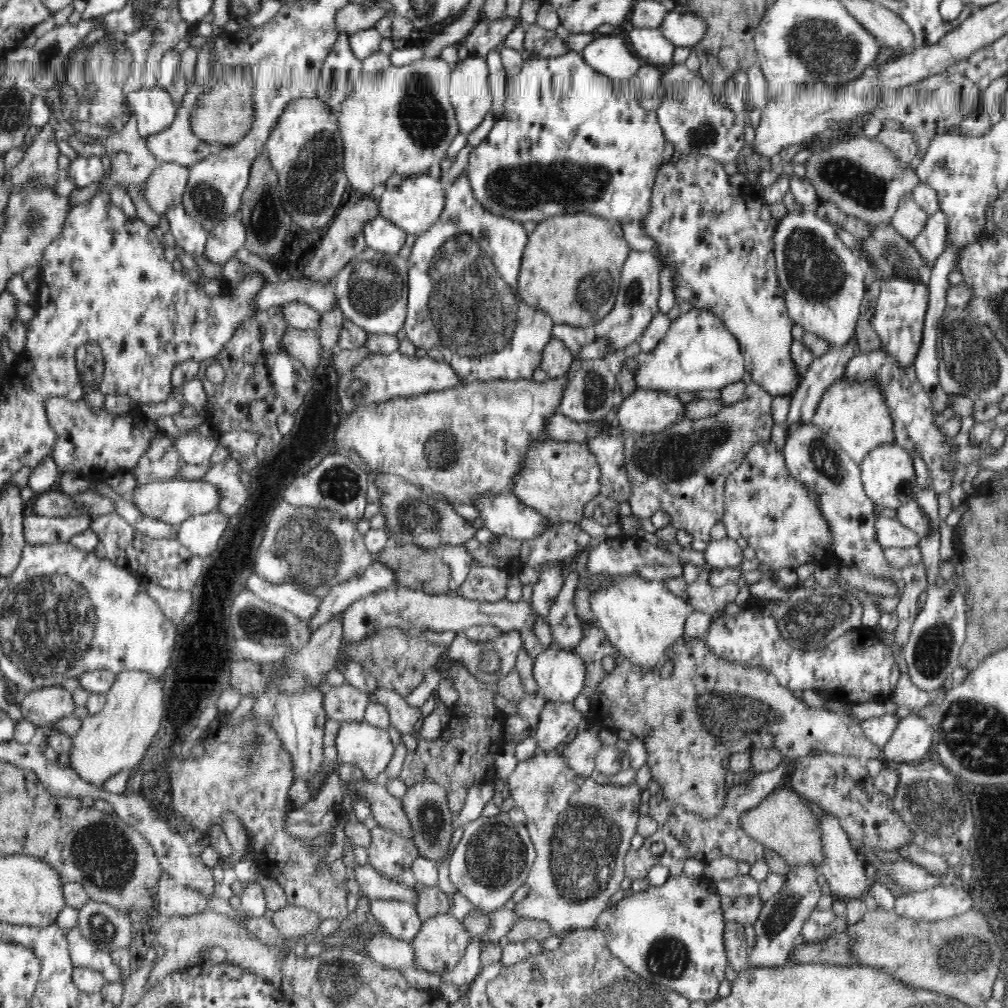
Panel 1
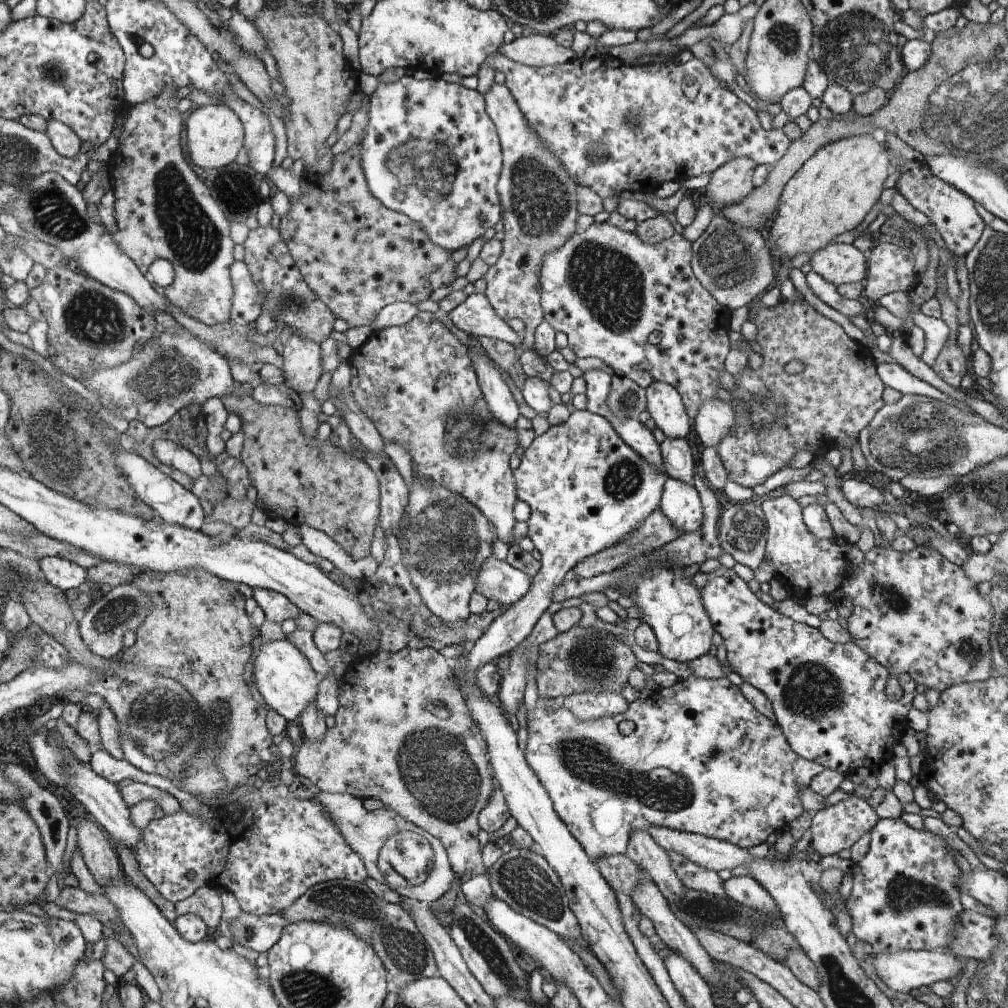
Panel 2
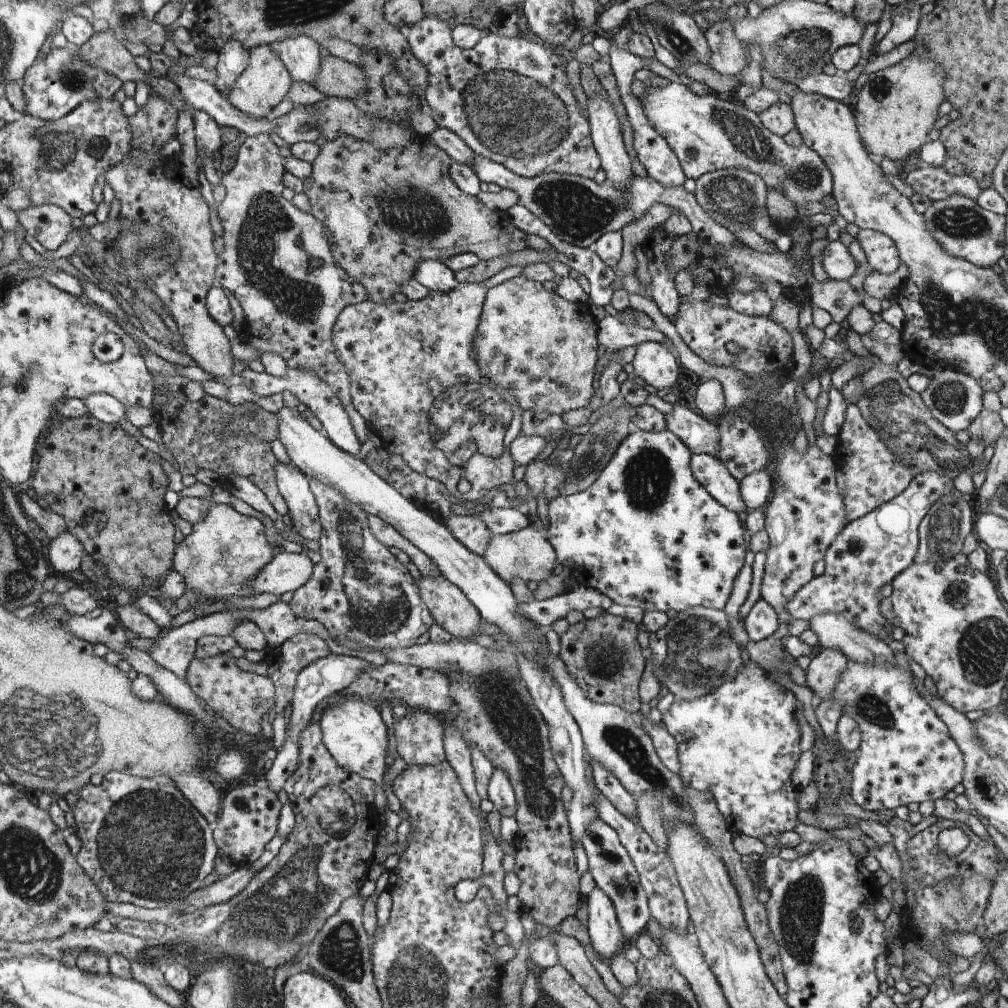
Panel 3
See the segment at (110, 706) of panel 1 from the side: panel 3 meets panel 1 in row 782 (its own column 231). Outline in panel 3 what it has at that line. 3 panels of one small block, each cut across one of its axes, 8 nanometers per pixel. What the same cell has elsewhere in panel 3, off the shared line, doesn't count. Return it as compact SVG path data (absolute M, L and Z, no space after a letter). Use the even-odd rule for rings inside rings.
M258 45L258 48L249 50L248 64L238 76L229 97L227 98L238 110L249 114L251 117L262 118L277 104L282 102L284 96L289 94L293 79L289 69L286 68L280 54L269 45Z

